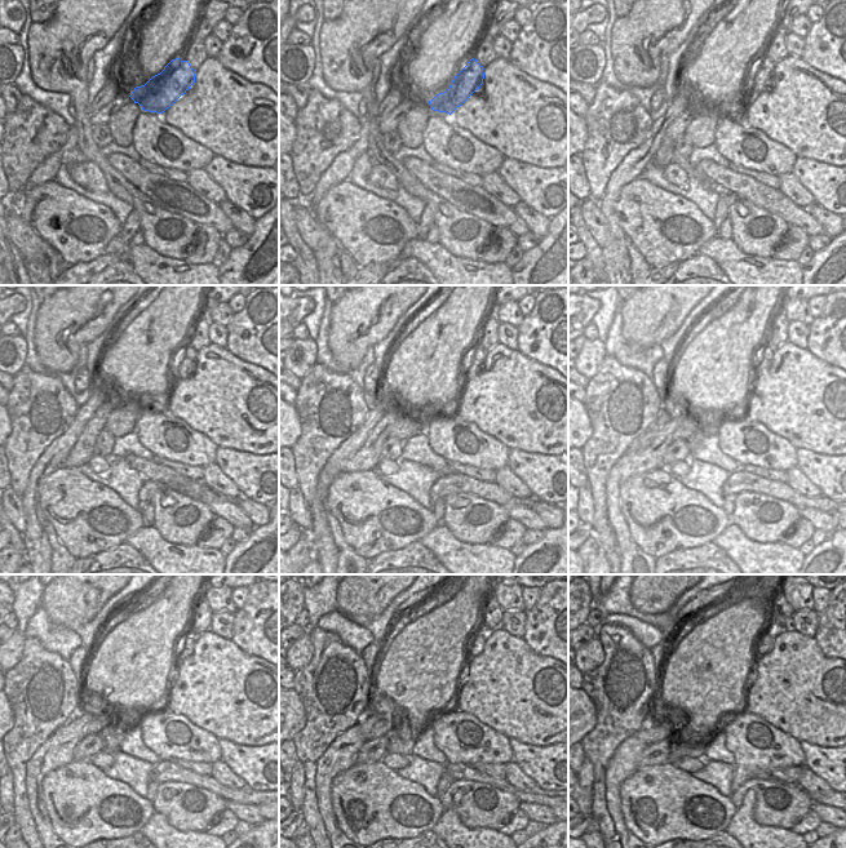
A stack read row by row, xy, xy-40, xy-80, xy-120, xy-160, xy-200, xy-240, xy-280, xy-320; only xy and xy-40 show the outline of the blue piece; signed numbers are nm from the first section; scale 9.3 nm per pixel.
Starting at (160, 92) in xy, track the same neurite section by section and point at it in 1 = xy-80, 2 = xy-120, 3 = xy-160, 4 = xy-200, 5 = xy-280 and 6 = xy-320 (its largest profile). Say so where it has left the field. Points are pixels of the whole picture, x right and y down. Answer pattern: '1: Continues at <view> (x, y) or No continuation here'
1: Continues at xy-80 (762, 75)
2: Continues at xy-120 (186, 363)
3: Continues at xy-160 (475, 365)
4: Continues at xy-200 (766, 355)
5: Continues at xy-280 (477, 643)
6: Continues at xy-320 (766, 642)

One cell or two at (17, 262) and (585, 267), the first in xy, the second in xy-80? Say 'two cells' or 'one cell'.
two cells

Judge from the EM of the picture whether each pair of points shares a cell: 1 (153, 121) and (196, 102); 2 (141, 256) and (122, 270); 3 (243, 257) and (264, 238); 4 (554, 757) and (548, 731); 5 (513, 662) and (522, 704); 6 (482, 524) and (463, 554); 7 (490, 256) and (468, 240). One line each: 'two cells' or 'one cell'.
1: two cells
2: two cells
3: one cell
4: two cells
5: one cell
6: two cells
7: two cells

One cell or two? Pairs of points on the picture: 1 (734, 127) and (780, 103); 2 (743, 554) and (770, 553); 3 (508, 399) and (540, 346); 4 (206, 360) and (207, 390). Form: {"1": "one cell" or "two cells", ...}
{"1": "two cells", "2": "one cell", "3": "two cells", "4": "one cell"}

